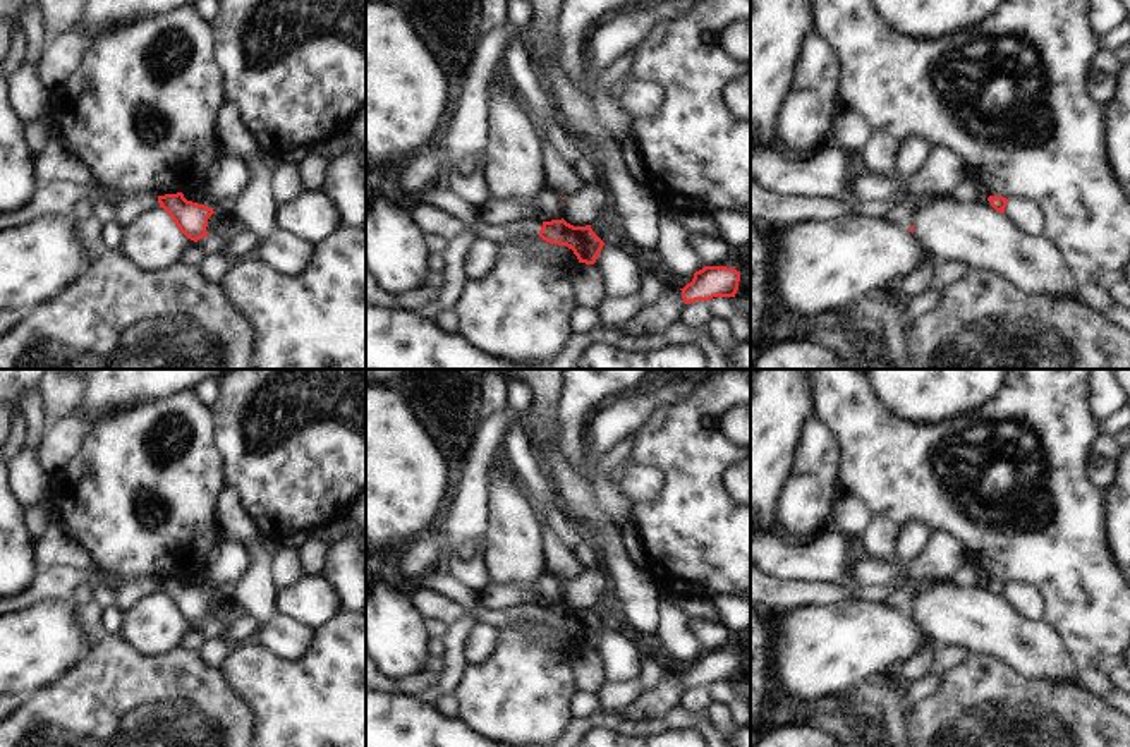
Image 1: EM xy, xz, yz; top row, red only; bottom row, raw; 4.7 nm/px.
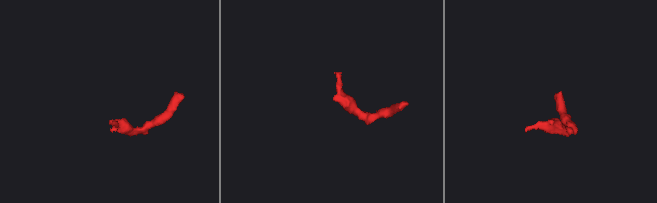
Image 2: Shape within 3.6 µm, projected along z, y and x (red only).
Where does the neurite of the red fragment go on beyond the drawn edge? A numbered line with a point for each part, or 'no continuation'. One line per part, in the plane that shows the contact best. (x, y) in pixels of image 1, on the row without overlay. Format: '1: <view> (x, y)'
1: xz (428, 605)

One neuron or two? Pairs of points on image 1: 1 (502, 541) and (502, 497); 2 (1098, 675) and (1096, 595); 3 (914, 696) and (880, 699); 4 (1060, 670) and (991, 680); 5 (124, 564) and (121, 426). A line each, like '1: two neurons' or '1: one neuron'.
1: one neuron
2: two neurons
3: two neurons
4: two neurons
5: one neuron

